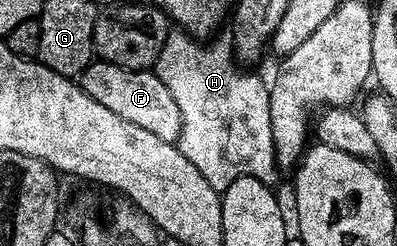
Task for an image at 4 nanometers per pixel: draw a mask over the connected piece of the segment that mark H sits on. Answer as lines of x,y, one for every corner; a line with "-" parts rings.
183,30
169,31
152,70
166,90
170,90
178,106
178,114
182,114
182,130
178,141
180,152
186,154
190,162
194,162
198,174
202,174
202,178
206,178
212,188
223,193
235,179
243,176
274,181
278,165
274,154
274,134
270,126
269,85
265,81
263,84
252,73
255,71
241,67
232,51
231,39
227,35
219,36
205,42
189,36

